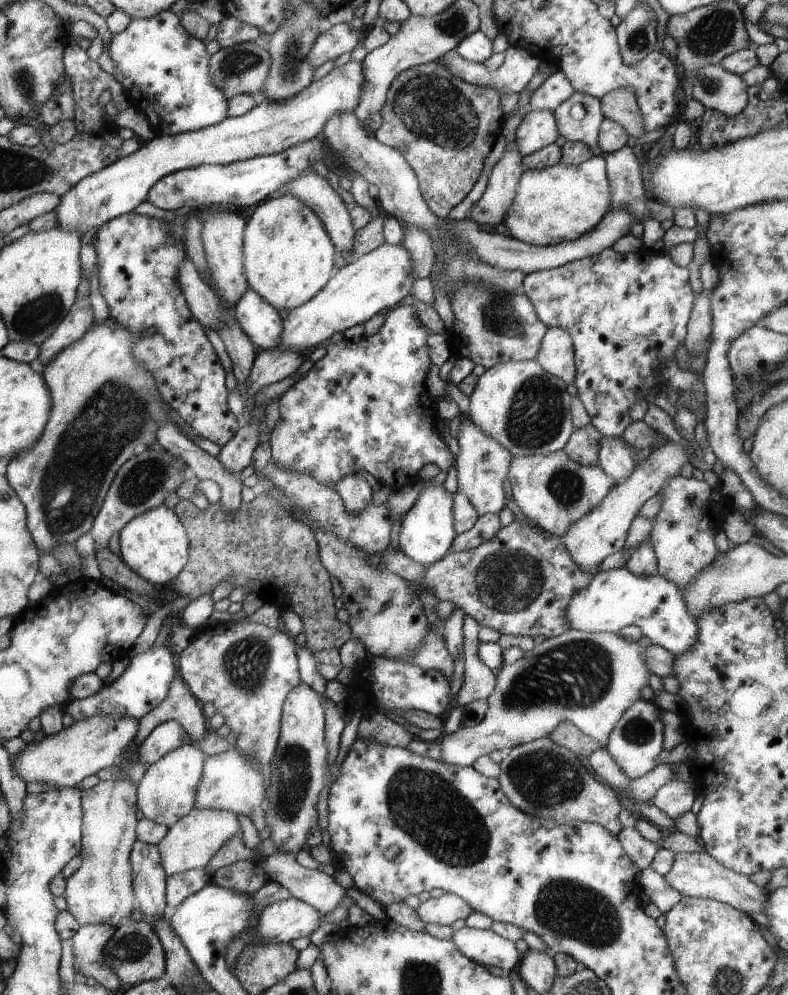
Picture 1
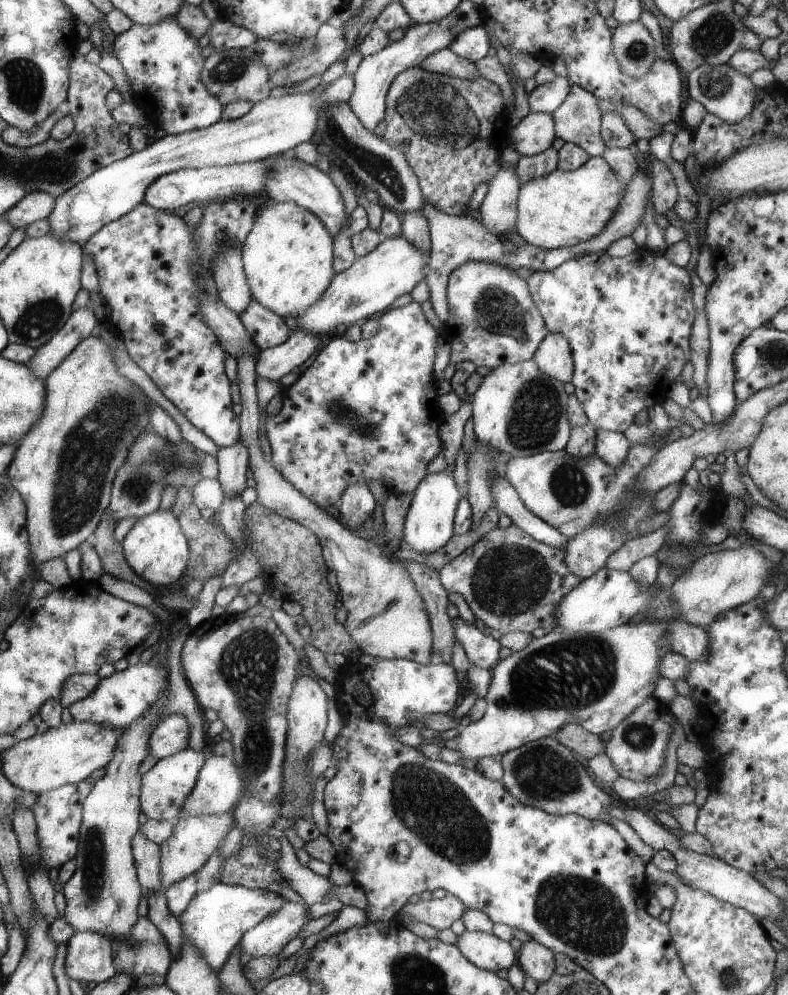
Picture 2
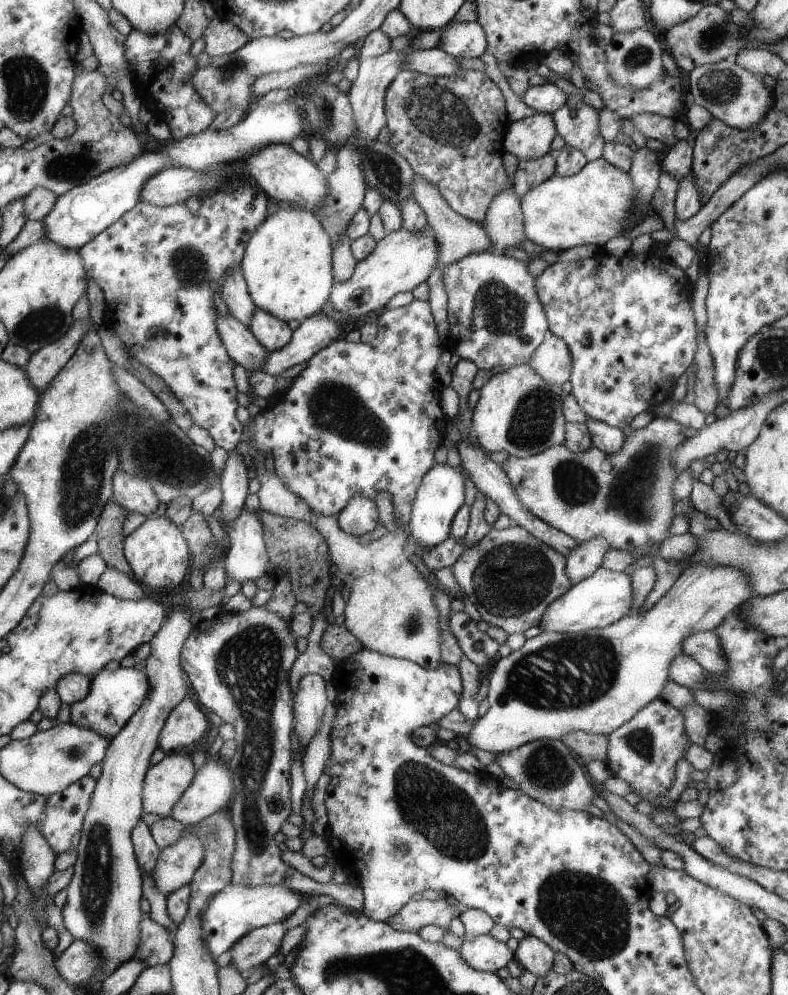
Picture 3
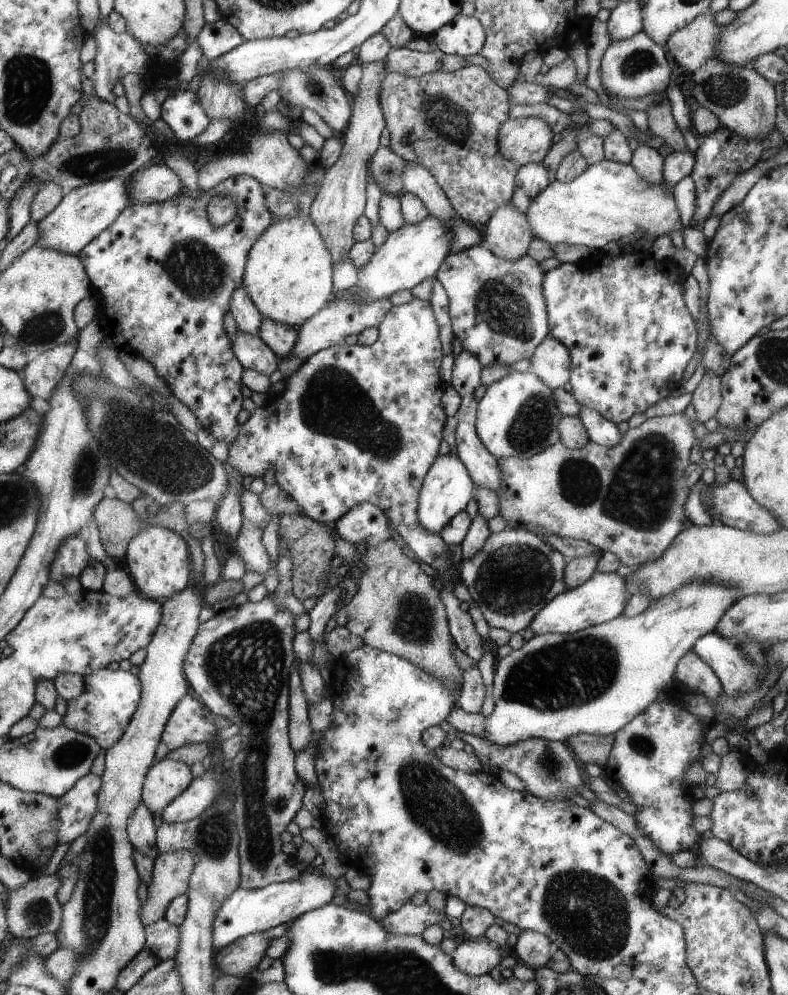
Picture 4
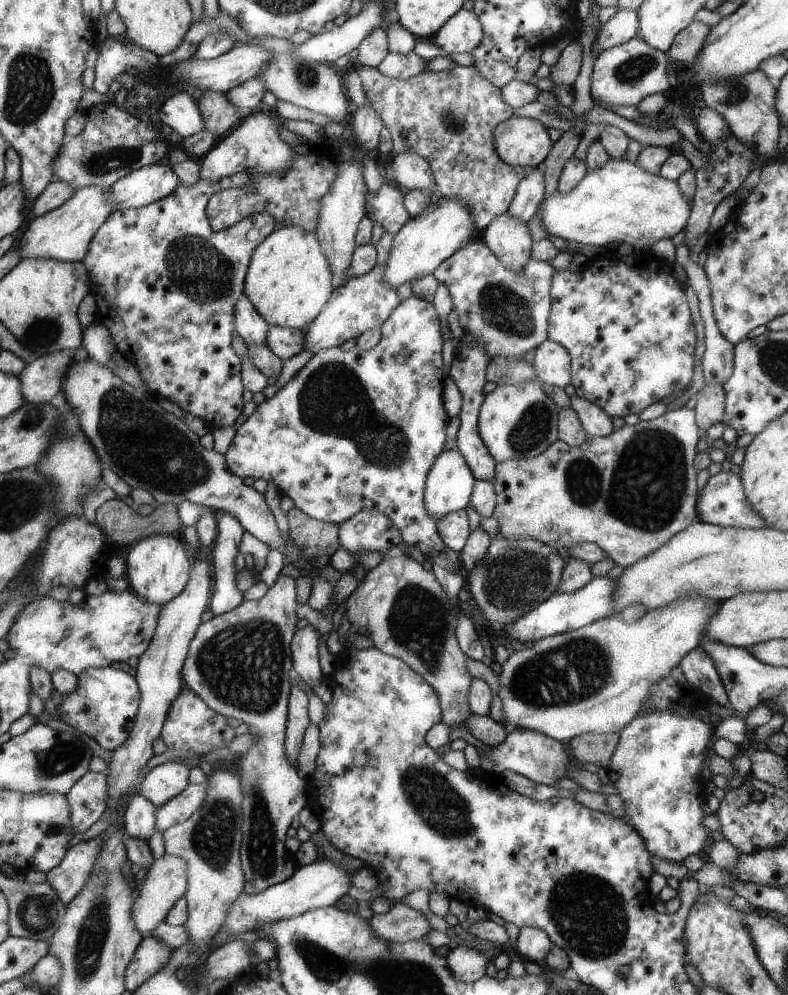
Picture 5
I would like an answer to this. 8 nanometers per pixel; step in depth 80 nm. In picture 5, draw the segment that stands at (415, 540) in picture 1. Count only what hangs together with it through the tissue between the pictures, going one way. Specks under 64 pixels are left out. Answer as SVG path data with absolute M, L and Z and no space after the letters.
M458 448L445 450L437 458L432 472L429 472L428 475L427 489L425 490L425 508L427 508L427 514L439 524L441 520L445 520L447 514L459 512L459 510L467 508L469 502L471 502L476 483L476 476L473 474L469 462L465 460L464 454L461 454Z

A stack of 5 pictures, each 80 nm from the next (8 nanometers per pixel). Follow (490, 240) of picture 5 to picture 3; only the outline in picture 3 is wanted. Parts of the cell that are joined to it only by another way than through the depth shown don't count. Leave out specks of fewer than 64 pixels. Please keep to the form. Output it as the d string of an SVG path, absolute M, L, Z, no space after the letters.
M514 183L509 188L505 188L505 190L495 194L495 198L493 198L493 202L489 206L488 216L482 224L485 230L487 230L487 235L491 240L493 248L495 248L493 251L495 254L507 254L513 248L521 249L521 242L525 239L525 234L523 232L521 200L519 199L519 194L515 192Z

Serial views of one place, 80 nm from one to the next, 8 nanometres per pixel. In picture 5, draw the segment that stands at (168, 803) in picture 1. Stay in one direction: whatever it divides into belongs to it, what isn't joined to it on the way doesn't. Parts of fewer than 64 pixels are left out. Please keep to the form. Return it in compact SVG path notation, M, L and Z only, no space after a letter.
M176 761L156 766L143 779L140 794L151 800L159 810L163 808L163 804L189 787L189 774L191 769Z

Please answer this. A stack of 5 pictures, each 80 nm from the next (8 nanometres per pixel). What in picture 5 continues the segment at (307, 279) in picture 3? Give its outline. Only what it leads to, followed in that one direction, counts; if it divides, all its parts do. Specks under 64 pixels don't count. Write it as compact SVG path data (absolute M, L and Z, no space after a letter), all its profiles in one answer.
M279 226L253 254L245 294L270 326L307 328L324 312L333 292L333 272L319 236L303 226Z

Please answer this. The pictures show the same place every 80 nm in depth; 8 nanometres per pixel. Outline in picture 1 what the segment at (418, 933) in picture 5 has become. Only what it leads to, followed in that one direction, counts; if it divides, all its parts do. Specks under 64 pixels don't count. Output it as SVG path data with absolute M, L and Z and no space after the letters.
M445 893L440 898L430 898L416 910L425 923L440 925L451 925L459 919L465 920L475 912L467 900L454 893Z

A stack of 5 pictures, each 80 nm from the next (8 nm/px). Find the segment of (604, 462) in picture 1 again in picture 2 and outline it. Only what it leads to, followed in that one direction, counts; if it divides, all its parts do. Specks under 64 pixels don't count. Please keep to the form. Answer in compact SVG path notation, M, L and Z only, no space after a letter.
M596 430L595 455L611 468L619 468L630 450L630 444L622 433Z

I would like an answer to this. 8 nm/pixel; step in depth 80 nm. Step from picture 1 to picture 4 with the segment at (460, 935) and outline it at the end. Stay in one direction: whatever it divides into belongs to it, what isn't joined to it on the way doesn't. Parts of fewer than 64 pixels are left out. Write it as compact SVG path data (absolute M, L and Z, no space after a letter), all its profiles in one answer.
M486 937L475 940L460 938L458 947L452 952L455 966L469 976L491 973L494 968L500 969L499 962L505 958L501 955L501 947Z

